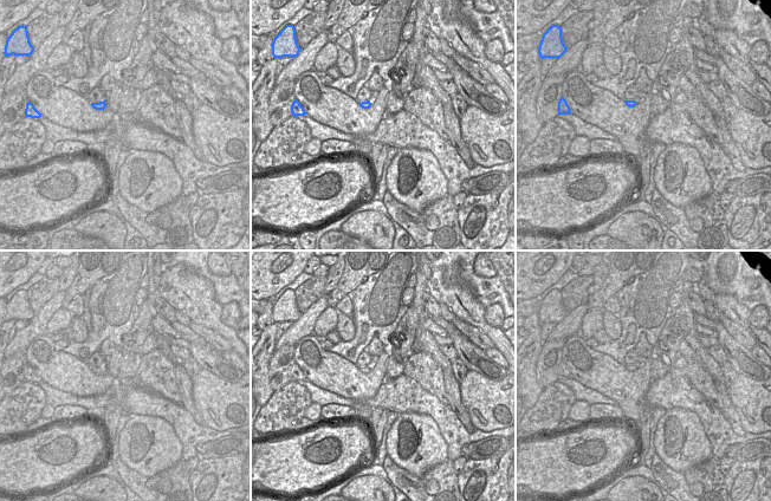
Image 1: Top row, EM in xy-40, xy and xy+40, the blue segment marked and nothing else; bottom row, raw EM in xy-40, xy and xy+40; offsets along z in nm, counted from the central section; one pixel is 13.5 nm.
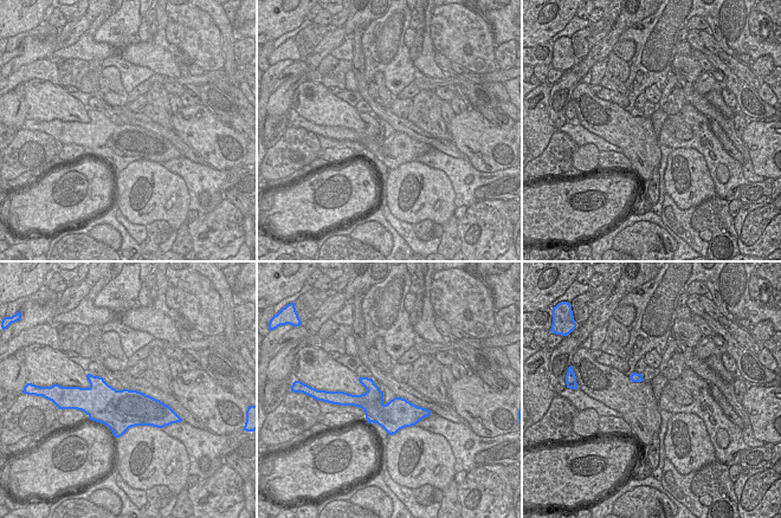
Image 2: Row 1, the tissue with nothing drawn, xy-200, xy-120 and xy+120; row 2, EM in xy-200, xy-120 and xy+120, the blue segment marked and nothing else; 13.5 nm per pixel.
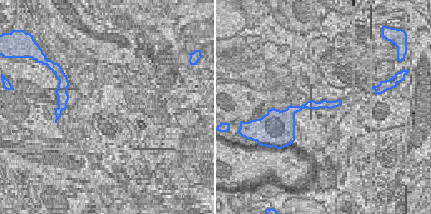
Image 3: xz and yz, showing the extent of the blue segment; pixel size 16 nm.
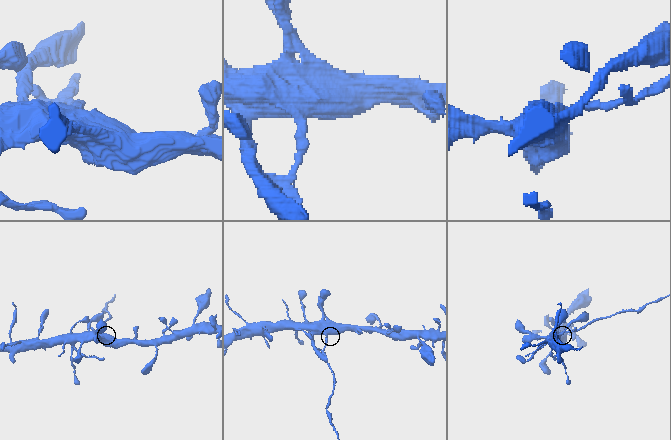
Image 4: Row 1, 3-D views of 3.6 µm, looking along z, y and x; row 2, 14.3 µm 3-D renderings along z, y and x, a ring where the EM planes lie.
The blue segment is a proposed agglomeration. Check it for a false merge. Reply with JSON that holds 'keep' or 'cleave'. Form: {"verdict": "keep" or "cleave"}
{"verdict": "cleave"}

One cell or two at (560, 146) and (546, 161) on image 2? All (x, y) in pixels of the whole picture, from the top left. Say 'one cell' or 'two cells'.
one cell

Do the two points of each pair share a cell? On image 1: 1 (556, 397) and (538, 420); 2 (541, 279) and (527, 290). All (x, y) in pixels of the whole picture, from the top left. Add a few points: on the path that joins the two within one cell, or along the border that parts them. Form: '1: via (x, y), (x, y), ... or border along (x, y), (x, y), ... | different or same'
1: via (554, 403), (544, 414) | same
2: via (537, 280), (531, 286) | same

